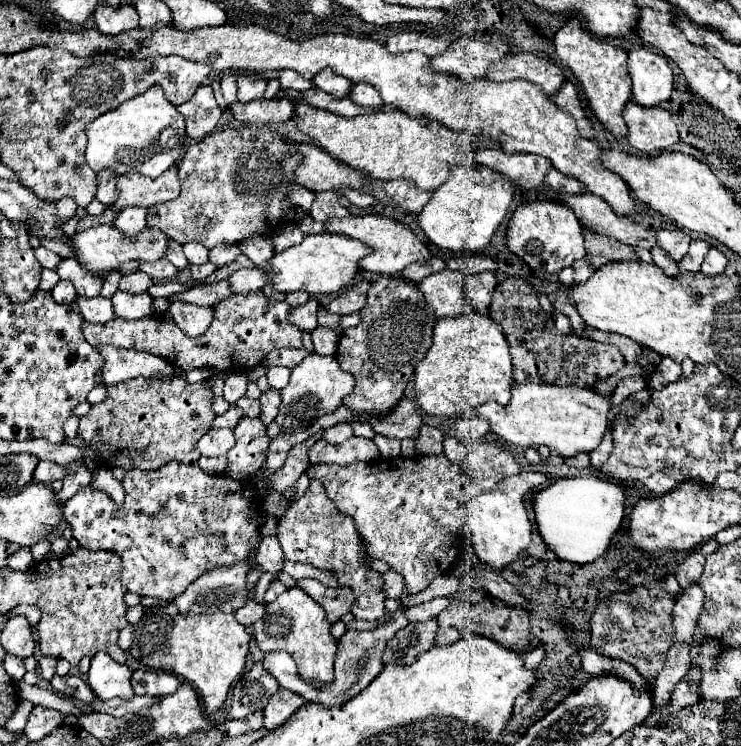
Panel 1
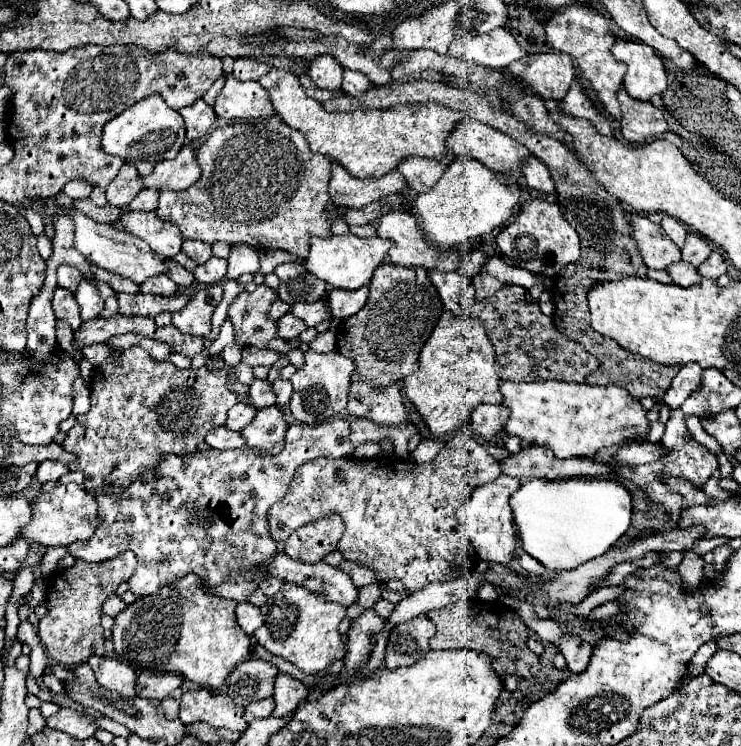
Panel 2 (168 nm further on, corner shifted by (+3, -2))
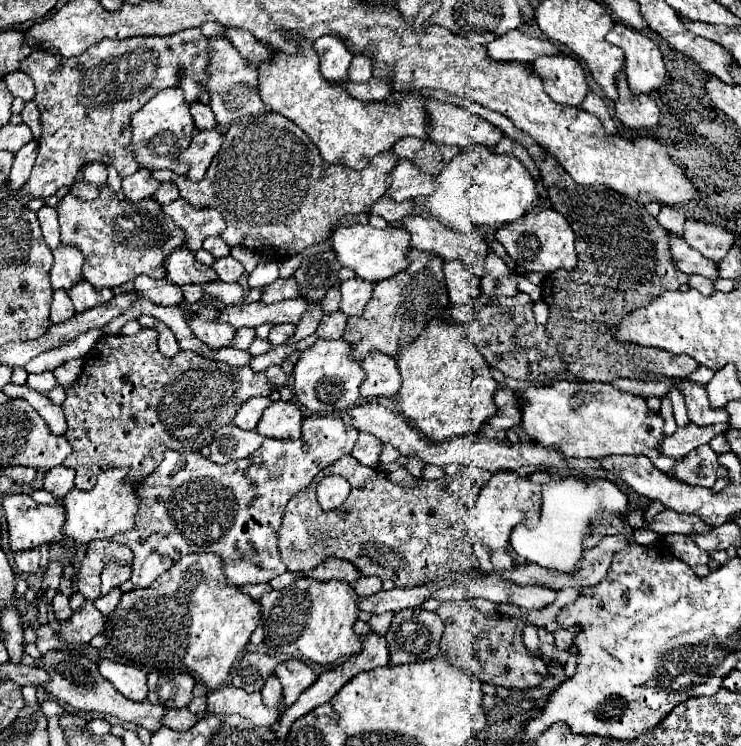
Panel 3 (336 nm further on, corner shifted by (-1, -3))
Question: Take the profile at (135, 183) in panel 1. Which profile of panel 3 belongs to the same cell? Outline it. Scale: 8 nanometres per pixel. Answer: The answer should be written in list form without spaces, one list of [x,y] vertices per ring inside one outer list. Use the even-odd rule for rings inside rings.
[[[213,128],[213,130],[199,130],[195,136],[193,136],[193,142],[191,146],[183,152],[181,160],[189,164],[189,172],[187,176],[191,180],[201,180],[213,160],[213,156],[219,152],[223,144],[223,132],[219,128]]]

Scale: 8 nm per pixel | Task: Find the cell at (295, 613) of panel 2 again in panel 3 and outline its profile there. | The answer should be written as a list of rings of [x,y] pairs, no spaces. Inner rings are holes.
[[[301,578],[283,590],[265,592],[259,600],[263,610],[265,644],[275,652],[285,654],[287,658],[297,658],[321,666],[355,656],[363,648],[361,638],[353,632],[353,624],[361,612],[355,602],[357,598],[359,596],[347,582],[321,582],[313,578]]]

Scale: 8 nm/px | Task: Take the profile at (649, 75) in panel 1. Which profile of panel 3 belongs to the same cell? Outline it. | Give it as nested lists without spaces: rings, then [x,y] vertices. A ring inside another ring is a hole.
[[[615,24],[607,34],[607,42],[623,48],[625,52],[625,74],[631,92],[651,94],[663,84],[665,64],[661,50],[645,34],[625,24]]]

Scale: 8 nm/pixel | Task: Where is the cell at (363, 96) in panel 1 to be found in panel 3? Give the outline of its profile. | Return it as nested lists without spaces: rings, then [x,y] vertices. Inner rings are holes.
[[[353,56],[349,66],[349,80],[365,82],[371,76],[373,76],[373,60],[369,60],[369,56]]]

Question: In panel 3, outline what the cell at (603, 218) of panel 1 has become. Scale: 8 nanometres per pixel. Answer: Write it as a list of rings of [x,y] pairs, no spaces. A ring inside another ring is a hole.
[[[671,236],[671,254],[673,254],[673,262],[677,264],[677,268],[685,274],[701,274],[709,280],[717,280],[717,264],[707,260],[701,252],[693,250],[691,246],[687,246],[687,242],[679,236]]]

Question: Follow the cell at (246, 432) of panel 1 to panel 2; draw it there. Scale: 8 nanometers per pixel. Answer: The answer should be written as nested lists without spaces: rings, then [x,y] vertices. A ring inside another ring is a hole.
[[[273,405],[257,411],[253,423],[249,423],[241,435],[245,437],[245,447],[261,451],[261,455],[277,455],[283,451],[283,437],[287,423],[283,413]]]

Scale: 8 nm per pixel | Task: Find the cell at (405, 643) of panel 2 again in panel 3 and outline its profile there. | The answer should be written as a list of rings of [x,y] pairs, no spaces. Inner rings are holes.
[[[407,608],[395,612],[389,632],[385,634],[391,664],[423,662],[439,654],[443,622],[435,612],[423,608]]]

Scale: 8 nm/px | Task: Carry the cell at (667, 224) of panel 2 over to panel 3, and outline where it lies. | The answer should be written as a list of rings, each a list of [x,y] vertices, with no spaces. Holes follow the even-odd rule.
[[[661,206],[661,212],[657,216],[659,224],[669,230],[671,234],[675,236],[681,236],[683,234],[683,224],[685,224],[685,214],[677,208],[677,206]]]

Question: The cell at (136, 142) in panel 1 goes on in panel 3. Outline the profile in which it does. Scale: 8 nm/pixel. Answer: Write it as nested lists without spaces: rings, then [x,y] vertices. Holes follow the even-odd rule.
[[[169,88],[151,98],[139,112],[131,118],[133,126],[133,152],[141,168],[155,170],[155,168],[169,168],[175,174],[187,174],[187,164],[179,162],[183,150],[189,148],[195,132],[193,116],[189,114],[189,104],[181,88]]]

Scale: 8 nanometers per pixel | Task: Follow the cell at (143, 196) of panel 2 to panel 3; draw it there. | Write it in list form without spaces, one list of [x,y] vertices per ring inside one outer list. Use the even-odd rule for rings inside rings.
[[[165,182],[165,184],[161,184],[161,188],[153,194],[153,198],[155,198],[159,204],[169,204],[169,202],[173,202],[173,200],[179,198],[177,186],[171,184],[171,182]]]

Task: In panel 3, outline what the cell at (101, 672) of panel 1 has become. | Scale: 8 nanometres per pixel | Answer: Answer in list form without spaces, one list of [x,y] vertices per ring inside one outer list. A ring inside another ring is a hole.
[[[103,660],[99,664],[99,672],[103,678],[107,678],[117,692],[121,692],[125,698],[143,702],[147,698],[147,674],[135,666],[119,664],[113,660]]]

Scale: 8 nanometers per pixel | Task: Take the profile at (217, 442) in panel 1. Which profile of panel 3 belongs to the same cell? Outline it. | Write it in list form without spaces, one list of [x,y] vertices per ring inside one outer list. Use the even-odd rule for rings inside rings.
[[[227,424],[217,432],[217,436],[213,436],[213,442],[209,444],[211,460],[225,464],[245,458],[253,454],[263,444],[263,440],[265,436],[261,436],[257,430],[241,430],[235,424]]]

